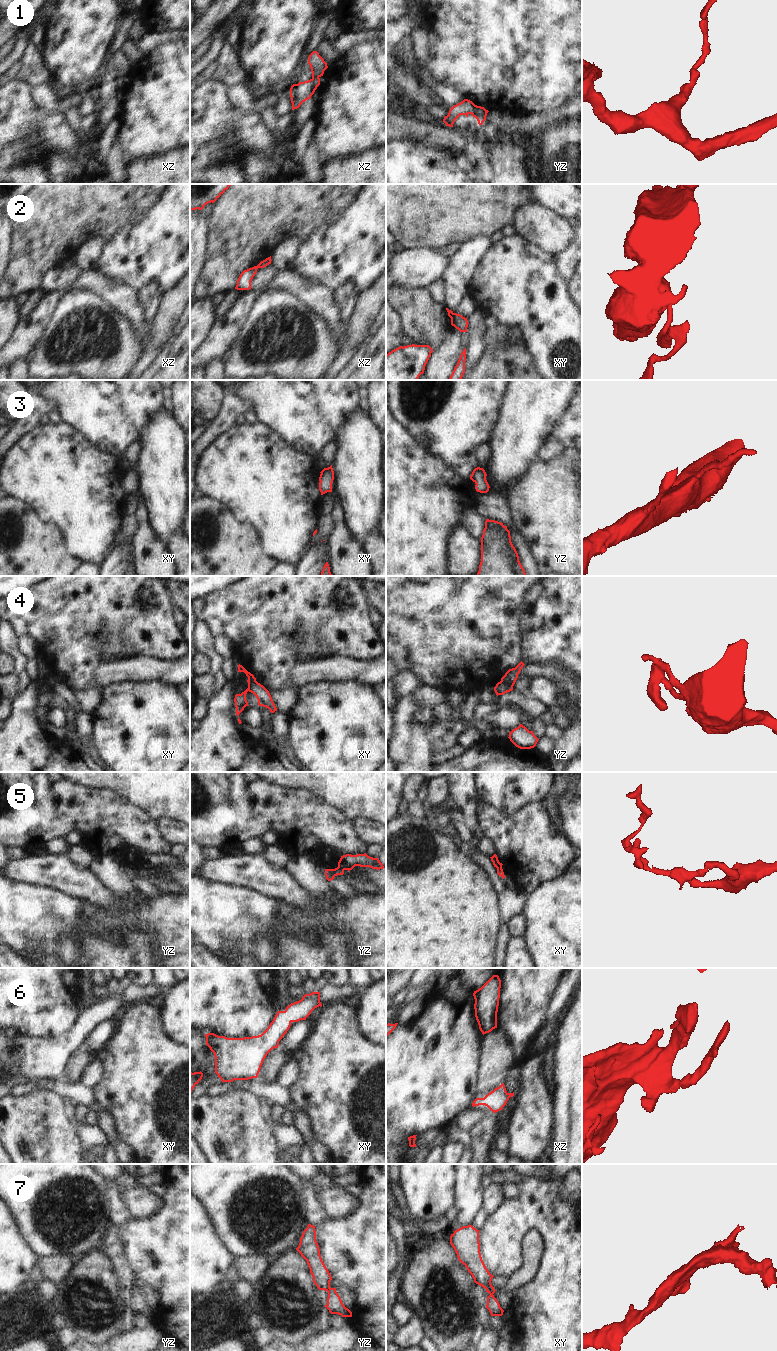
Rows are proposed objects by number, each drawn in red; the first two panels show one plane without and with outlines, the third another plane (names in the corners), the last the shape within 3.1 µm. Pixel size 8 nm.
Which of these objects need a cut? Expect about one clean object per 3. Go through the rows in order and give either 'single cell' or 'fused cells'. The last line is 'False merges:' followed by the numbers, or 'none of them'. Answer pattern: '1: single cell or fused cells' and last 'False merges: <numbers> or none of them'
1: fused cells
2: fused cells
3: single cell
4: fused cells
5: fused cells
6: single cell
7: fused cells
False merges: 1, 2, 4, 5, 7

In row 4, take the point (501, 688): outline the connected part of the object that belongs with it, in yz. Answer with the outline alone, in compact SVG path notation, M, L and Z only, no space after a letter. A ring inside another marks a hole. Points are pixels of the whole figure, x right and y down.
M502 681L498 682L496 684L496 686L494 687L494 691L495 691L497 696L498 695L503 695L503 694L505 694L507 692L510 692L512 690L513 690L513 688L511 686L503 683Z

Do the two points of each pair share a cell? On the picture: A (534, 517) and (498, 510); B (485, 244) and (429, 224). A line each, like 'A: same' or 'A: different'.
A: different
B: different

